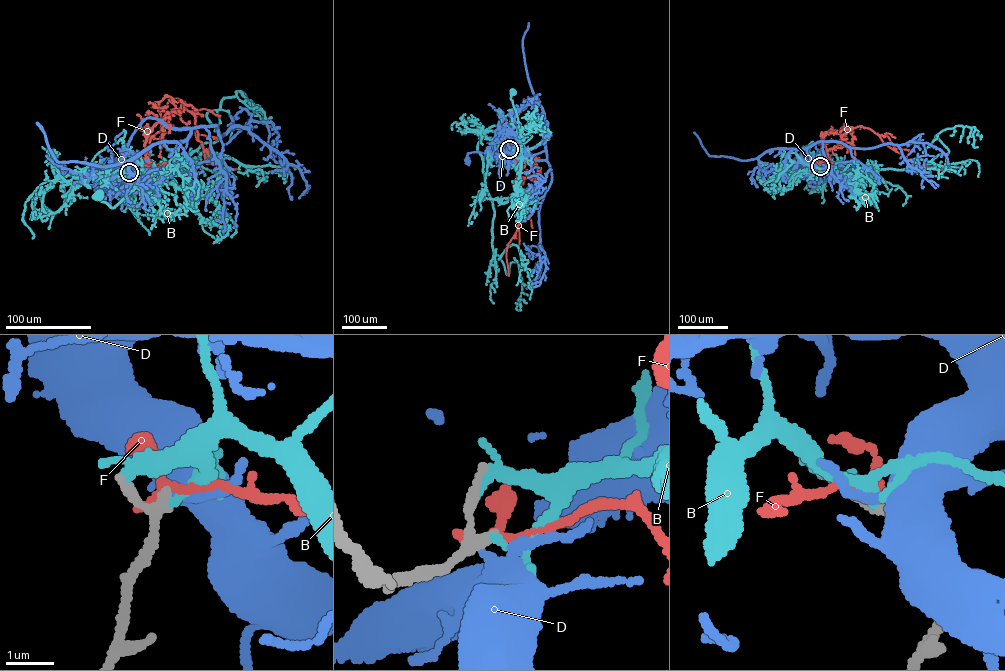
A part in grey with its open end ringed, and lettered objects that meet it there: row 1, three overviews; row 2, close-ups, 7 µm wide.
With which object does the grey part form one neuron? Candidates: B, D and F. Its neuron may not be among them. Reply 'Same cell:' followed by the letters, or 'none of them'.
Same cell: D

